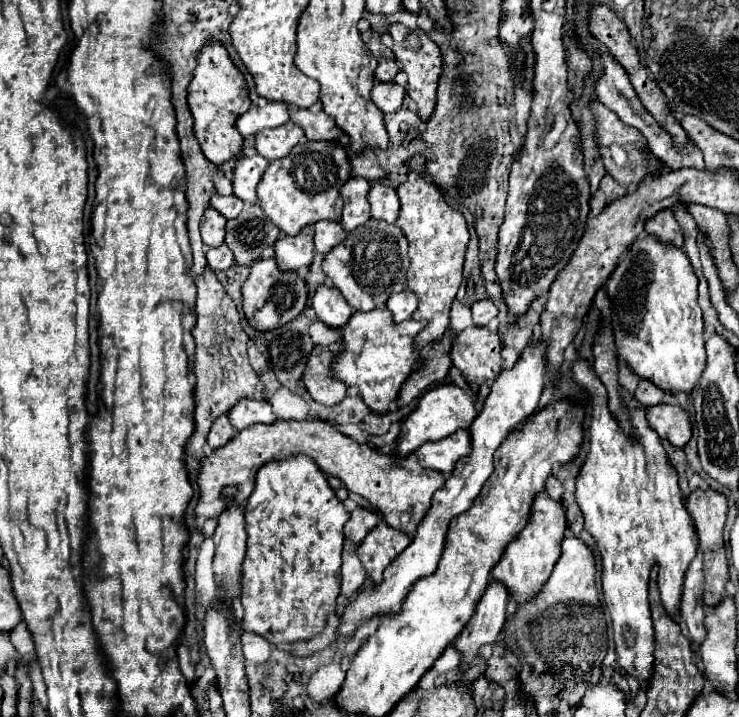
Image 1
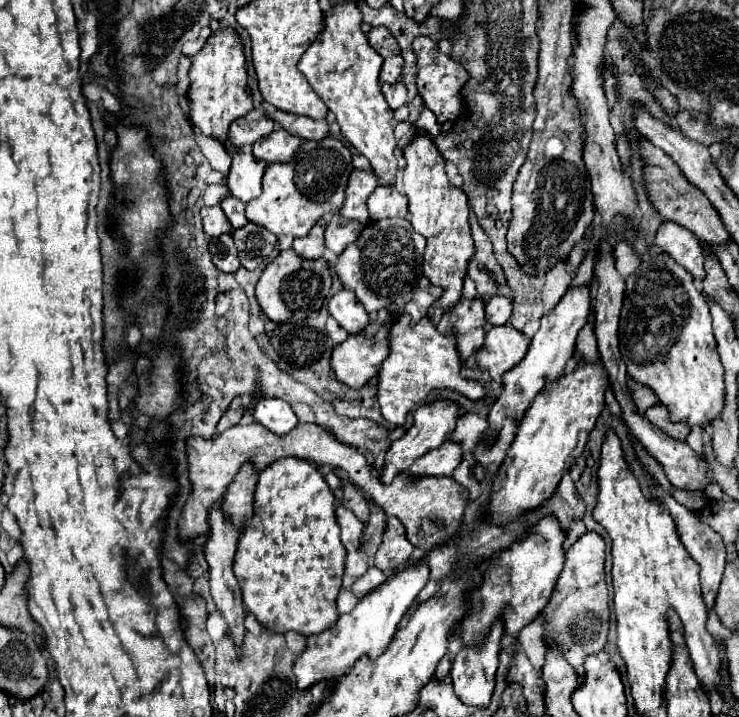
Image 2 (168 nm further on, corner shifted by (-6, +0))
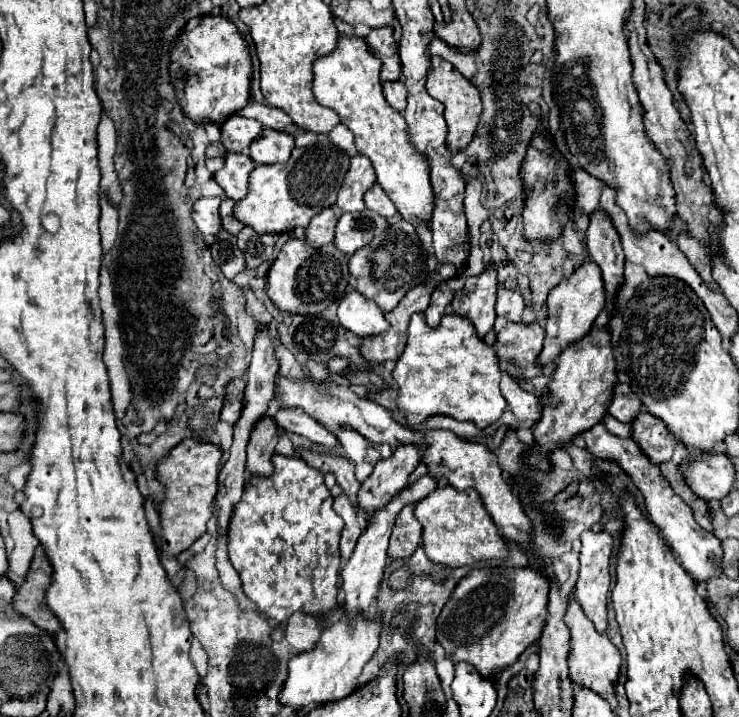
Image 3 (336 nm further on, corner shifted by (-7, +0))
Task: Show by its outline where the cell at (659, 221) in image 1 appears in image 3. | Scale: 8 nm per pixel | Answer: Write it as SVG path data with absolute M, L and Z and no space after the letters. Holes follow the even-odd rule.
M682 235L678 239L678 247L684 251L688 261L696 267L698 275L706 281L706 285L712 285L712 267L710 267L710 253L698 239L688 239L688 235Z

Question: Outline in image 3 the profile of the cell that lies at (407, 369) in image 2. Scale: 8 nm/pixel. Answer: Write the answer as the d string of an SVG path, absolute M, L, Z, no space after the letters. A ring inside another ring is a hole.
M424 313L412 315L408 343L392 375L398 383L398 407L406 413L408 425L418 425L434 415L448 415L486 429L506 409L506 399L500 393L500 357L462 315L446 315L438 329L426 325Z

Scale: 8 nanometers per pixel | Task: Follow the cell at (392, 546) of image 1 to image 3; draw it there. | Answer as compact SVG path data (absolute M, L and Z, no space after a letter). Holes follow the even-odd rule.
M410 503L396 517L394 531L390 537L388 557L408 559L414 553L414 549L418 547L420 539L422 539L422 525L414 517L414 503Z

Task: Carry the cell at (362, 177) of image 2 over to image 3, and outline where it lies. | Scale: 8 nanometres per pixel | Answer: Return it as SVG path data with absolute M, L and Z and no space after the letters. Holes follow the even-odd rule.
M354 155L350 159L350 169L346 171L344 183L338 191L338 199L336 199L336 207L340 211L362 211L364 209L364 193L376 183L376 175L374 175L374 167L370 163L368 157L364 155Z

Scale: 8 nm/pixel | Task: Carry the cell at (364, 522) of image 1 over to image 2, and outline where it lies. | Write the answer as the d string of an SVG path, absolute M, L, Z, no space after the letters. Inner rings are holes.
M343 481L343 491L345 491L345 497L343 497L343 507L347 507L349 511L355 513L355 517L361 521L361 523L367 523L369 515L371 515L371 509L369 509L369 501L363 493L359 493L359 489L349 483L349 481Z

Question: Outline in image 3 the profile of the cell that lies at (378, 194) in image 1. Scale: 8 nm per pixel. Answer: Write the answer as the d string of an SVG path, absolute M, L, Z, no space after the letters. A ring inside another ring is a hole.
M378 183L366 191L364 201L366 201L366 207L368 207L368 209L372 209L372 211L384 215L386 219L394 219L394 217L398 215L394 203L388 199L386 191L384 191Z

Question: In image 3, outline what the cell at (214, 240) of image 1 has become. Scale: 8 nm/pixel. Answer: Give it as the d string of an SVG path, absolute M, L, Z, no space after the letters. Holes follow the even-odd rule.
M202 197L200 201L194 203L192 219L202 235L216 235L220 231L220 197Z

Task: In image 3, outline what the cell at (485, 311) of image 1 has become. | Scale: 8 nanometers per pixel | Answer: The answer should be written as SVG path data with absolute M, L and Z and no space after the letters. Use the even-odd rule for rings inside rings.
M498 289L498 301L496 301L496 315L504 317L508 321L522 321L522 313L524 313L524 297L520 291L516 289Z

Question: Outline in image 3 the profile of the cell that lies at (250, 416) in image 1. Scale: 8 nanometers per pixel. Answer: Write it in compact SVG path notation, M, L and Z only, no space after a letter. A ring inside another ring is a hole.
M282 407L276 415L274 415L274 421L286 429L286 431L292 431L292 433L298 433L302 437L308 437L312 443L318 443L318 445L324 445L328 449L334 449L338 447L338 439L332 431L328 431L324 425L316 423L316 419L312 419L310 415L306 415L304 411L300 409L286 409Z

